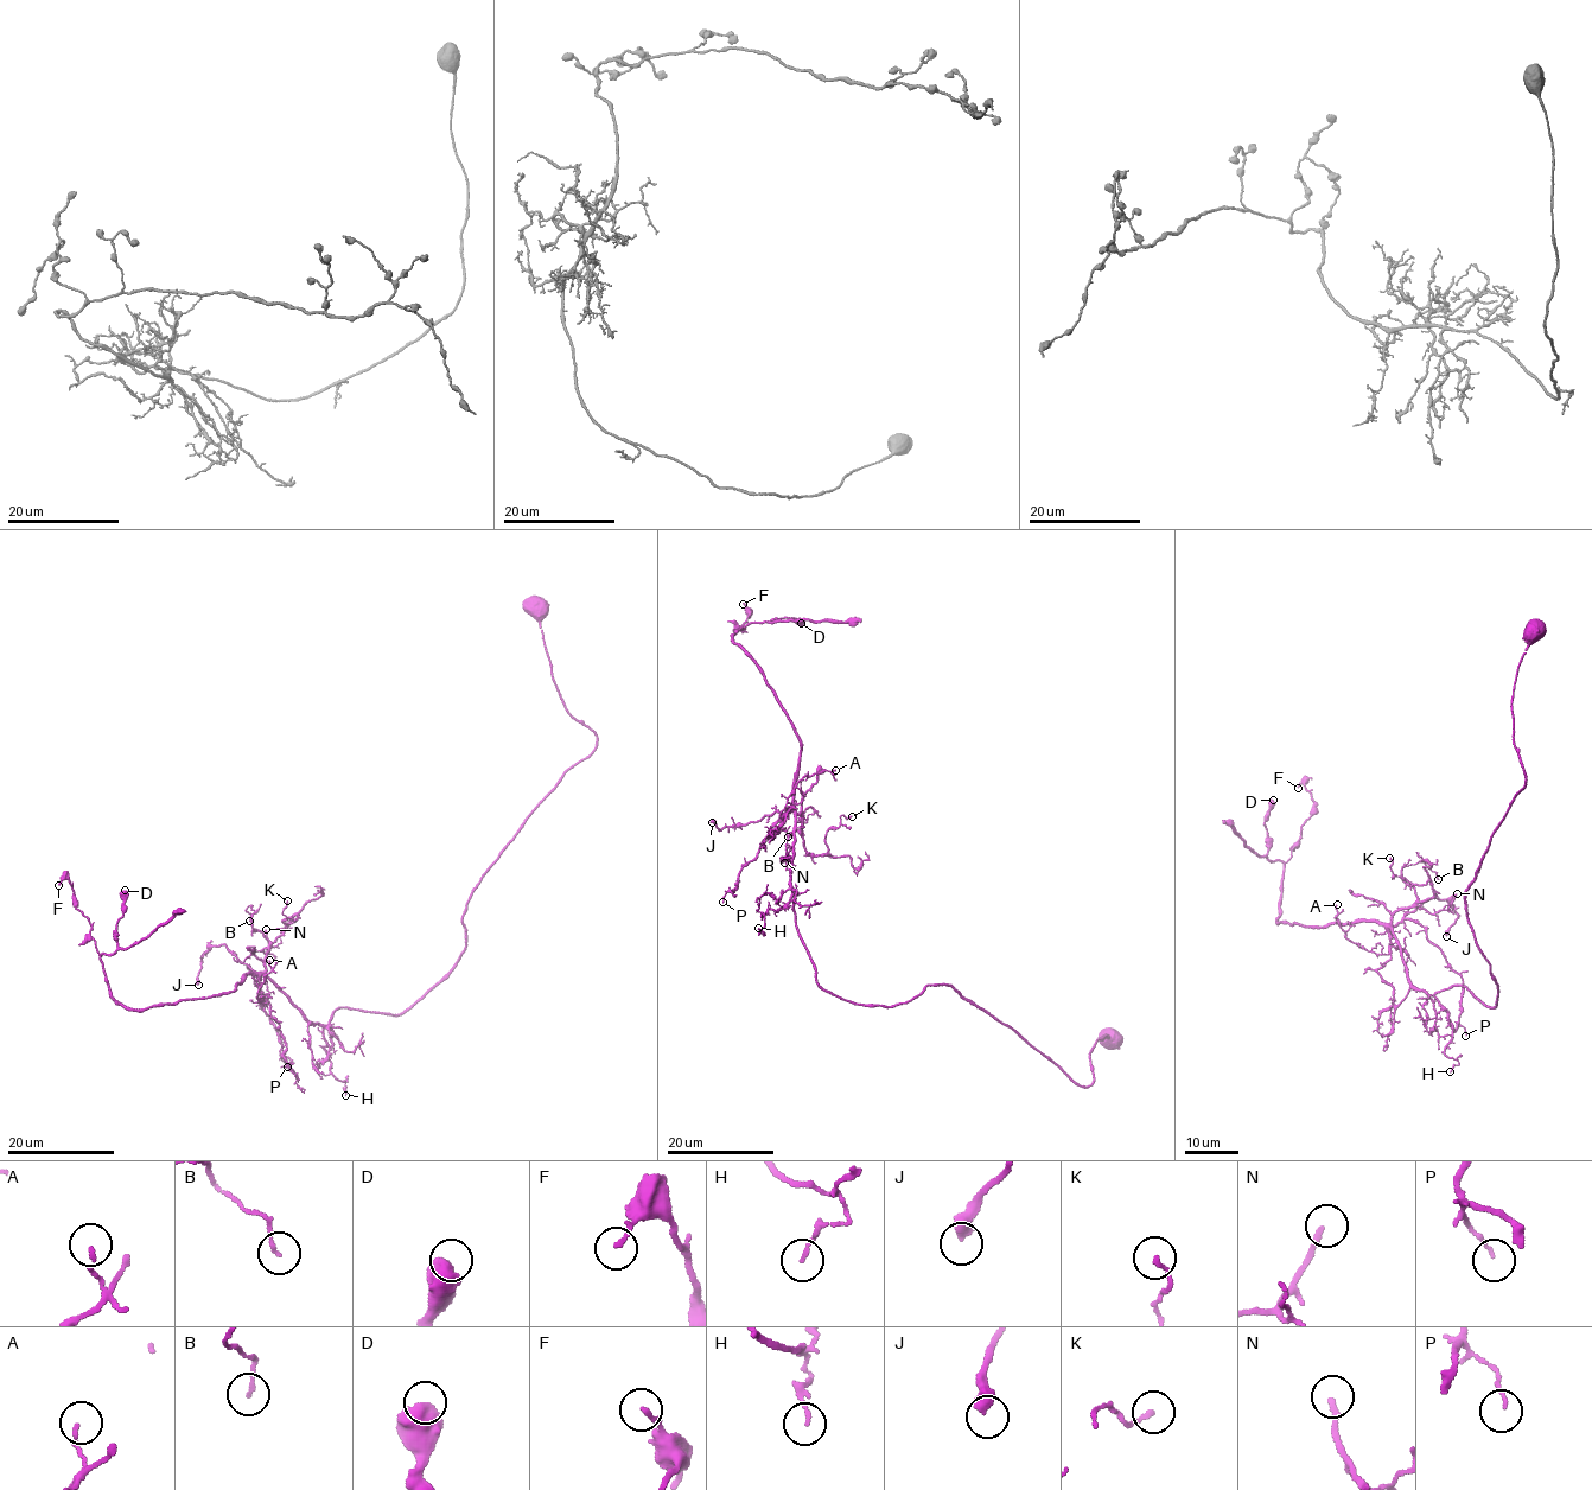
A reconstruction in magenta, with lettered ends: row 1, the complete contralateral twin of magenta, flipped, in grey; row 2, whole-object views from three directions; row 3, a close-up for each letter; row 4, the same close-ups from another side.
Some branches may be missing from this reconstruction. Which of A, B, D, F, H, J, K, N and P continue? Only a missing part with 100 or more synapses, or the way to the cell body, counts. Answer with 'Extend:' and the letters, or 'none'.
Extend: none

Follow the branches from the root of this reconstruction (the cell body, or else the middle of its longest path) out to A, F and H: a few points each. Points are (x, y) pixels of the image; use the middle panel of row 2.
A: (1110, 1038), (1084, 1087), (947, 985), (882, 1006), (820, 985), (779, 814), (796, 783), (835, 770)
F: (1110, 1038), (1084, 1087), (947, 985), (882, 1006), (820, 985), (790, 880), (801, 739), (736, 644), (743, 604)
H: (1110, 1038), (1089, 1051), (1084, 1087), (947, 985), (895, 1006), (838, 998), (817, 982), (793, 895), (758, 928)

